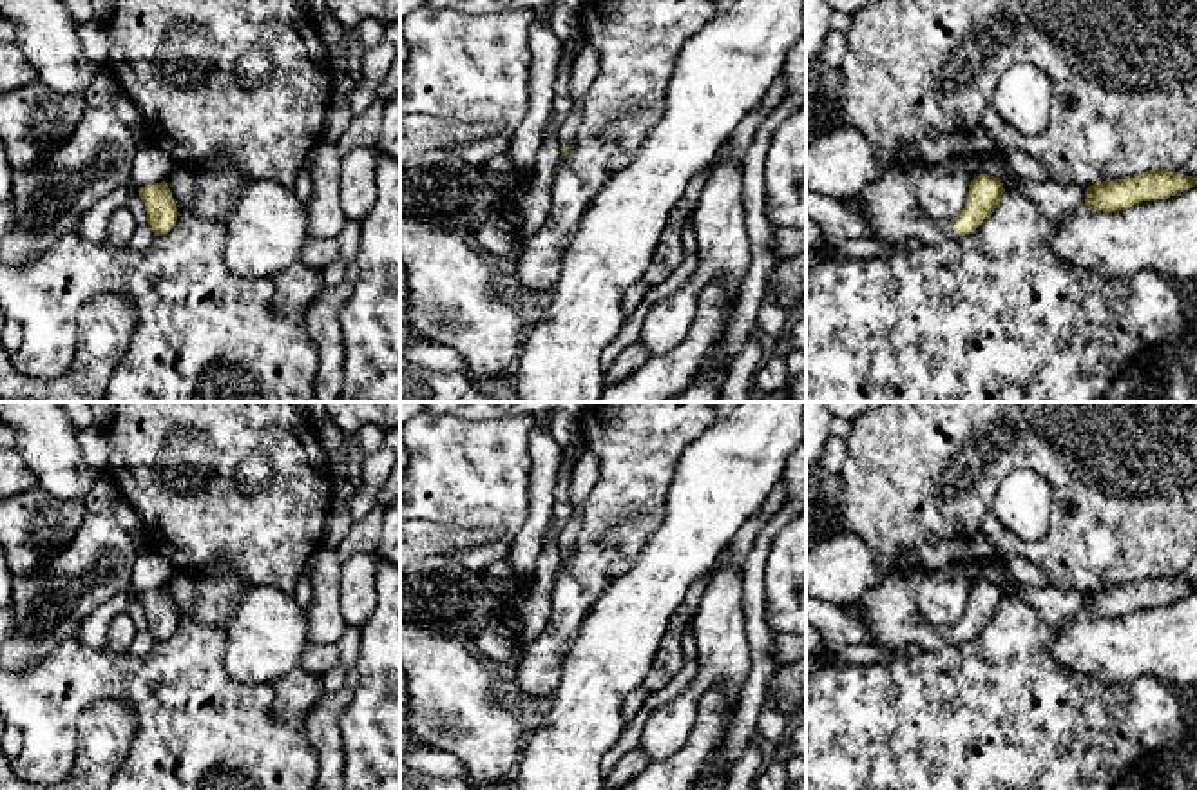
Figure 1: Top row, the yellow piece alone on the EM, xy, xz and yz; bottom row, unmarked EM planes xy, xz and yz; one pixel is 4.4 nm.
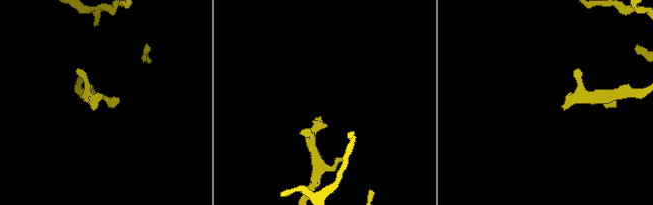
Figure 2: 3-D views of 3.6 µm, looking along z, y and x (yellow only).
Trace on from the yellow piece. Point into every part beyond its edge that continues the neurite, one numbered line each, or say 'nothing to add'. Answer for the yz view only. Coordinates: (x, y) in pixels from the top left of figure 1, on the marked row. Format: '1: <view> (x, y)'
1: yz (890, 205)

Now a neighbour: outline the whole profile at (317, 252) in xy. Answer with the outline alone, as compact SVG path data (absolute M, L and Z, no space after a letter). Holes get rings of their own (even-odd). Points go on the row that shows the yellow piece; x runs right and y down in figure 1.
M310 237L301 250L299 263L304 263L311 268L326 268L339 259L340 245L337 237L317 239Z

